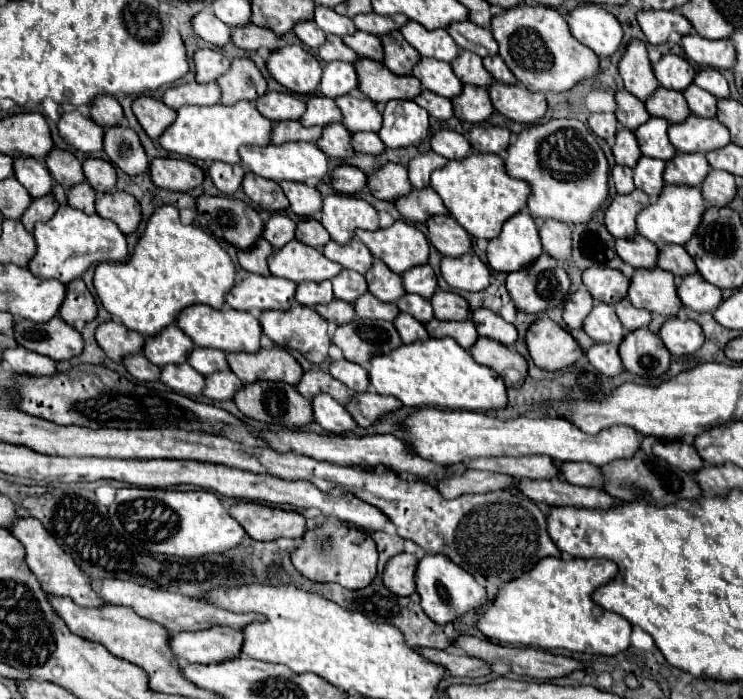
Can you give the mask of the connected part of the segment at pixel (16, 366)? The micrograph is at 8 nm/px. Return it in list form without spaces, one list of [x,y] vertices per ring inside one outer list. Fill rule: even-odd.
[[[23,346],[7,350],[3,354],[3,360],[7,360],[17,374],[25,376],[51,376],[57,372],[57,364],[53,358],[35,354],[31,350],[25,350]]]

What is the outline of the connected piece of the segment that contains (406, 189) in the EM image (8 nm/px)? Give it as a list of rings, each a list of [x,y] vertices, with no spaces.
[[[391,162],[385,164],[383,168],[379,168],[377,172],[373,172],[367,180],[367,186],[375,198],[387,200],[387,202],[395,202],[397,198],[411,192],[411,182],[409,182],[407,170],[399,164],[391,164]]]

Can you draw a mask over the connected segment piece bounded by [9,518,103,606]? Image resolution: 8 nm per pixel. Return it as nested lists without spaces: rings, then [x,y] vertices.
[[[17,518],[9,526],[9,532],[25,546],[27,566],[37,576],[41,588],[47,594],[69,596],[79,606],[101,606],[103,604],[103,600],[91,590],[91,582],[85,580],[83,578],[83,572],[75,566],[73,558],[59,548],[59,544],[55,542],[55,538],[51,538],[51,534],[47,534],[47,530],[43,528],[43,524],[37,518]]]

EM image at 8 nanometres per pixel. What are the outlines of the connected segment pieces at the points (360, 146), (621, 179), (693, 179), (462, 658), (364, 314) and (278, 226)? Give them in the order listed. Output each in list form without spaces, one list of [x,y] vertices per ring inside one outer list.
[[[359,132],[359,134],[353,134],[353,148],[363,154],[379,156],[385,152],[387,146],[381,142],[381,138],[375,132]]]
[[[615,166],[611,172],[611,178],[615,182],[615,188],[619,194],[631,194],[635,190],[633,184],[633,170],[627,166]]]
[[[677,154],[665,166],[665,182],[675,186],[701,186],[711,166],[703,154]]]
[[[415,648],[425,660],[439,664],[447,670],[447,674],[451,676],[469,676],[469,678],[477,678],[477,676],[485,676],[491,672],[489,664],[483,660],[477,660],[473,656],[467,654],[457,654],[451,650],[439,650],[439,648]]]
[[[363,294],[355,302],[355,312],[359,318],[369,318],[369,320],[395,320],[399,316],[399,308],[395,304],[385,304],[379,302],[373,294]]]
[[[273,214],[269,218],[269,222],[265,224],[265,232],[263,238],[273,246],[273,248],[283,248],[287,242],[295,240],[295,228],[297,224],[283,214]]]

